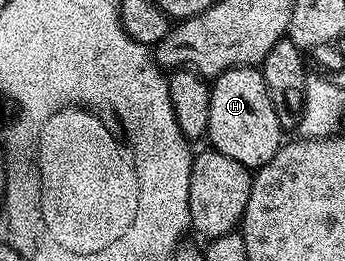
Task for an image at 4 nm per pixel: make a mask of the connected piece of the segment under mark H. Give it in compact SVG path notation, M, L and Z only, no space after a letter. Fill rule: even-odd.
M240 66L225 70L212 79L207 142L212 149L223 152L223 156L231 156L231 160L239 160L239 164L250 168L267 164L267 160L279 152L283 144L283 131L260 69Z

